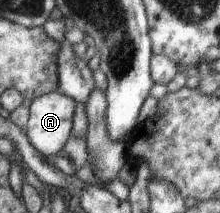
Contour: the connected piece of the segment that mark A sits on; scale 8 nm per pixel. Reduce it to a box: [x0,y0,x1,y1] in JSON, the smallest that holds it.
[26,90,74,156]

